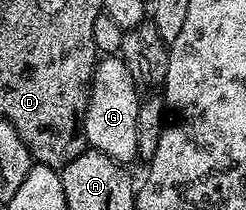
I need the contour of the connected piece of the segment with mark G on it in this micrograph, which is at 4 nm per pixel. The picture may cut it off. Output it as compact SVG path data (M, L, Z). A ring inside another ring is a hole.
M102 57L90 82L90 100L82 118L82 134L93 150L112 157L116 162L130 165L138 159L136 113L140 106L140 87L134 82L125 61L120 57Z

